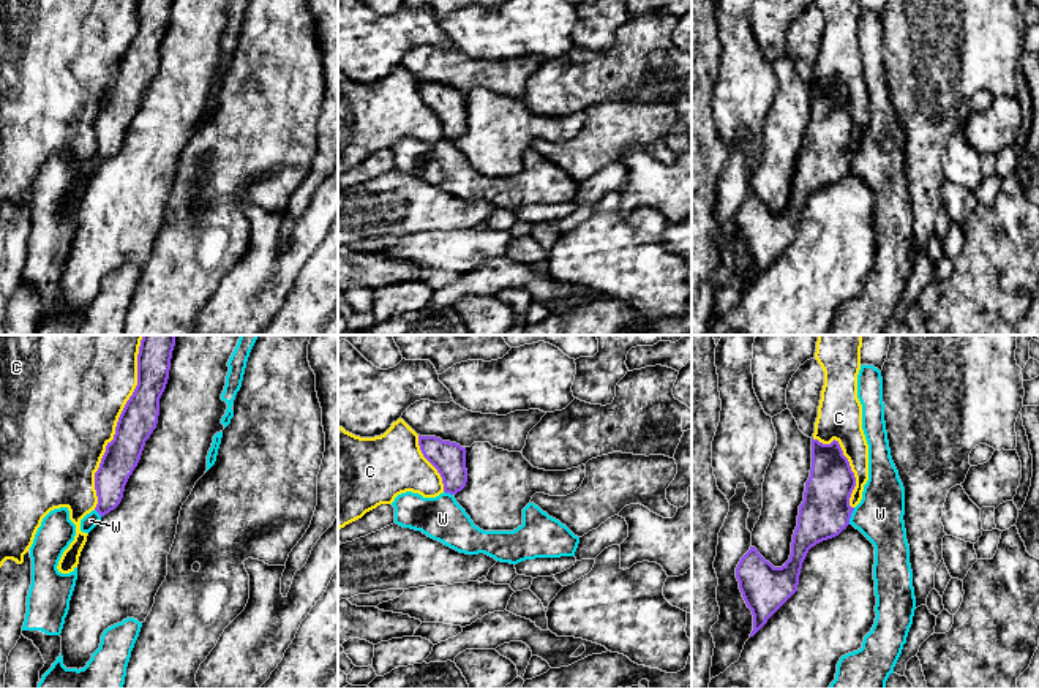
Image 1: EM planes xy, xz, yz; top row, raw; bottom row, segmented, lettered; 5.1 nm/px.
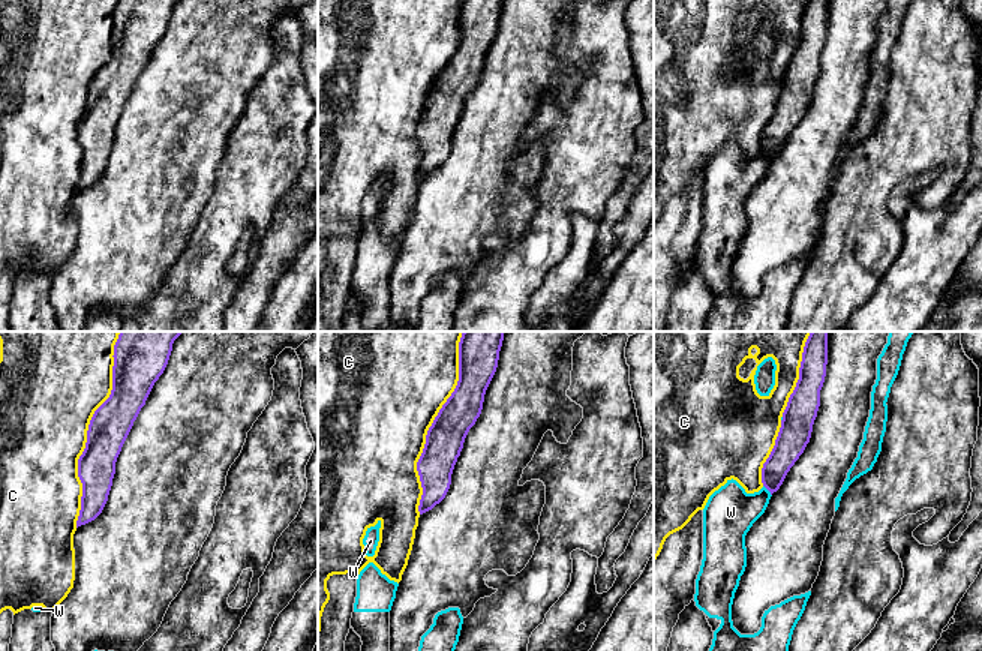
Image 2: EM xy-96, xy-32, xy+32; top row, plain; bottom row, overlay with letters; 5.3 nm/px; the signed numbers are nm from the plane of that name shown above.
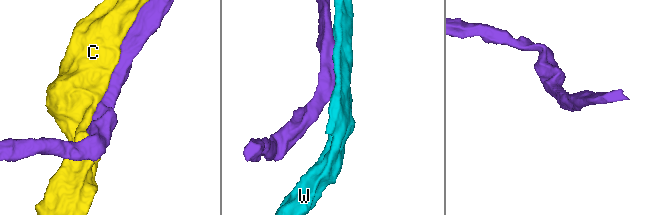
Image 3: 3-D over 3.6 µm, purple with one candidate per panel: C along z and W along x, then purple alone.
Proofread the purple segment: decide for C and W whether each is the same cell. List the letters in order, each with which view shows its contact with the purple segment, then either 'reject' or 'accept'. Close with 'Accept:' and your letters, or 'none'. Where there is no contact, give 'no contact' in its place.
C: contact in xy; reject
W: contact in yz; reject
Accept: none

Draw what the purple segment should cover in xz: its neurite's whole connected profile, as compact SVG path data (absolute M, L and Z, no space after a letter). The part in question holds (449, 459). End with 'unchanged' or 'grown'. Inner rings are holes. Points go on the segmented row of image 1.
M420 436L423 457L442 477L444 491L455 496L483 531L513 531L523 525L523 509L535 493L567 496L576 491L586 466L567 471L534 468L521 452L474 442L461 447L436 436Z; grown

